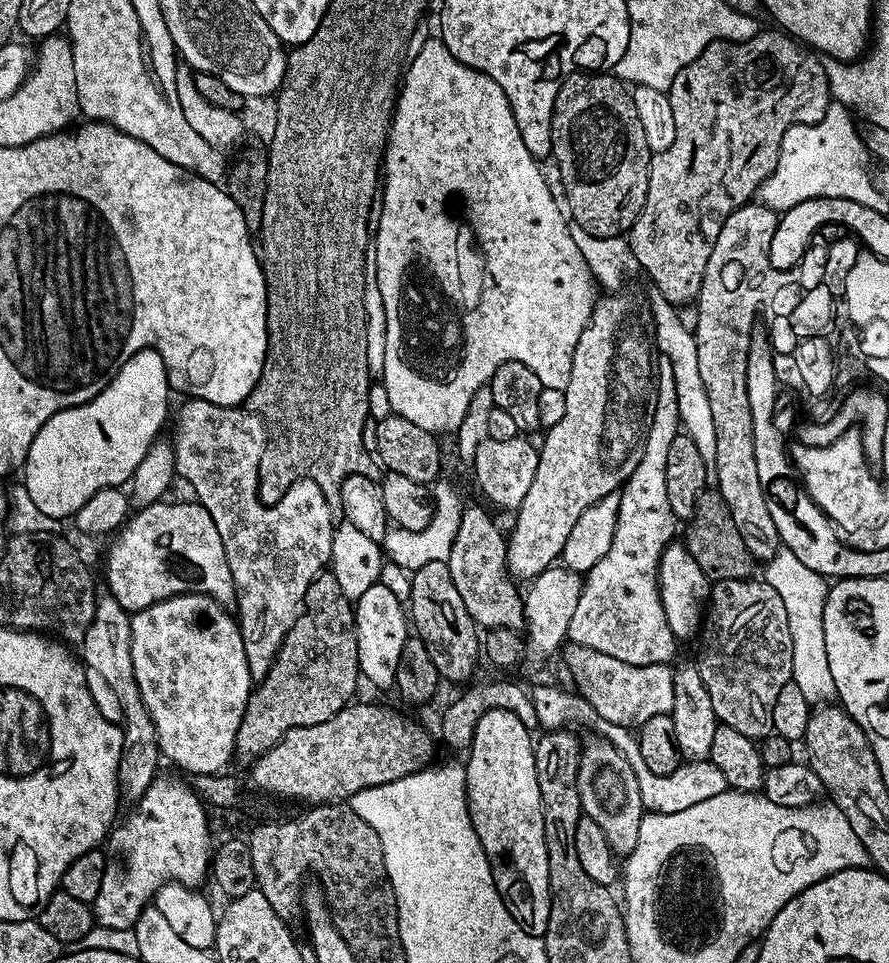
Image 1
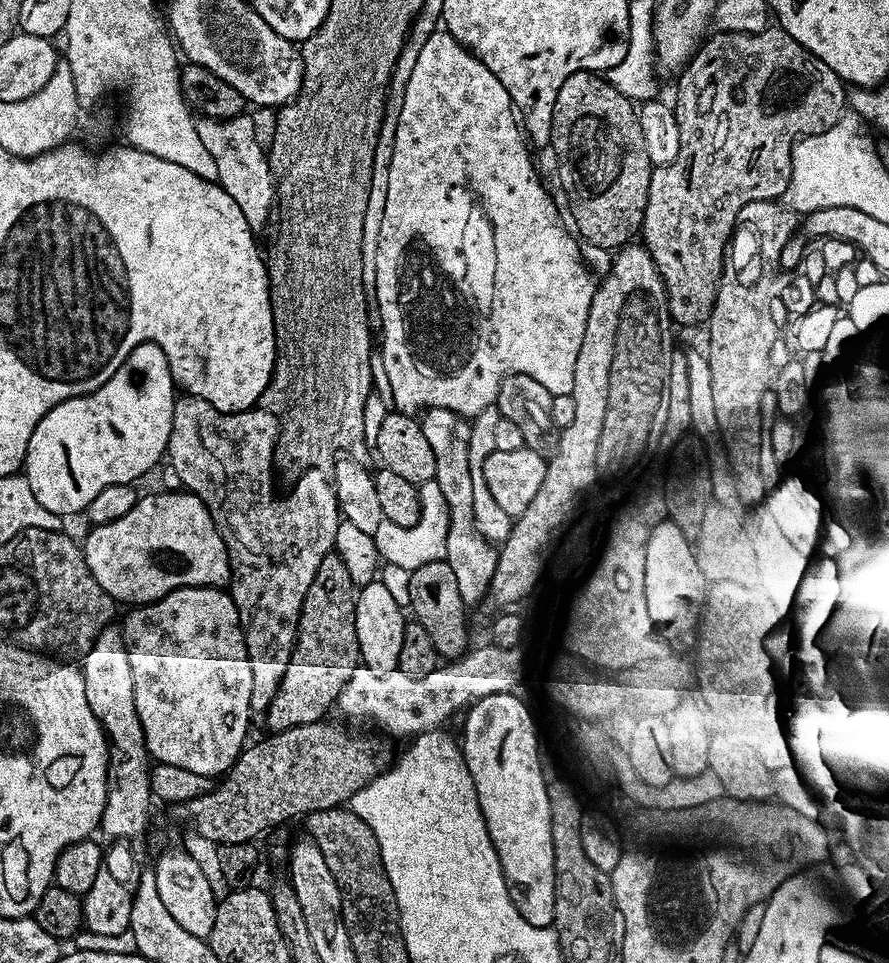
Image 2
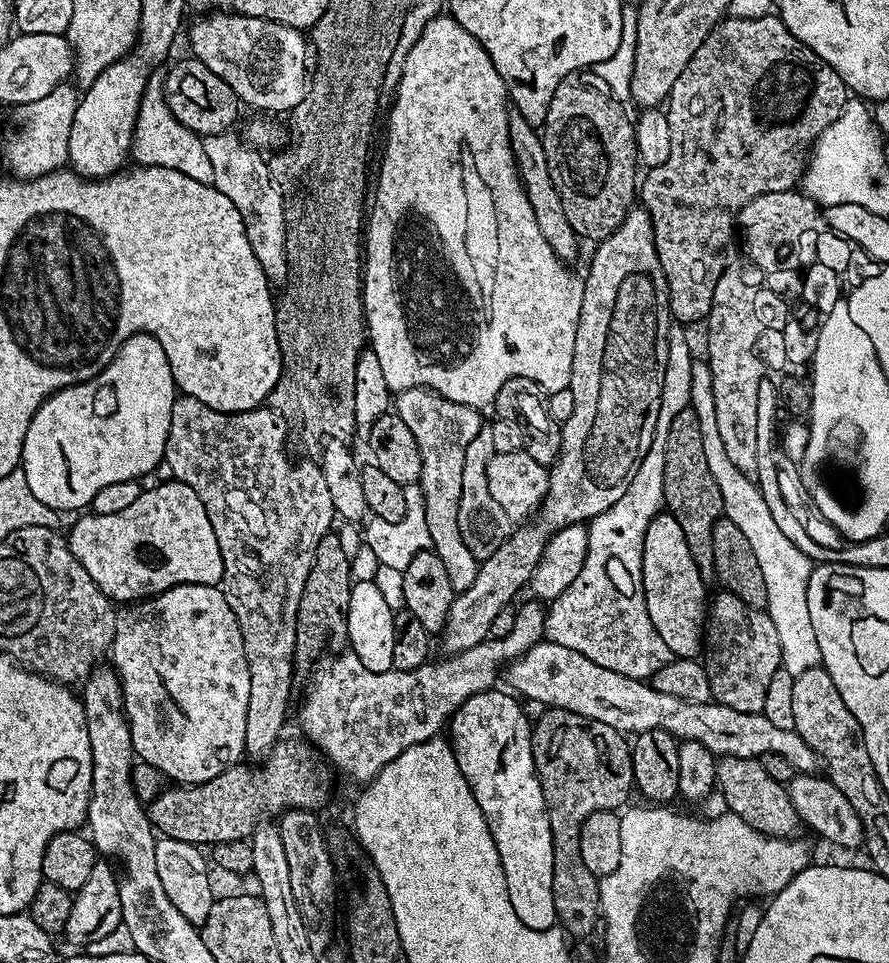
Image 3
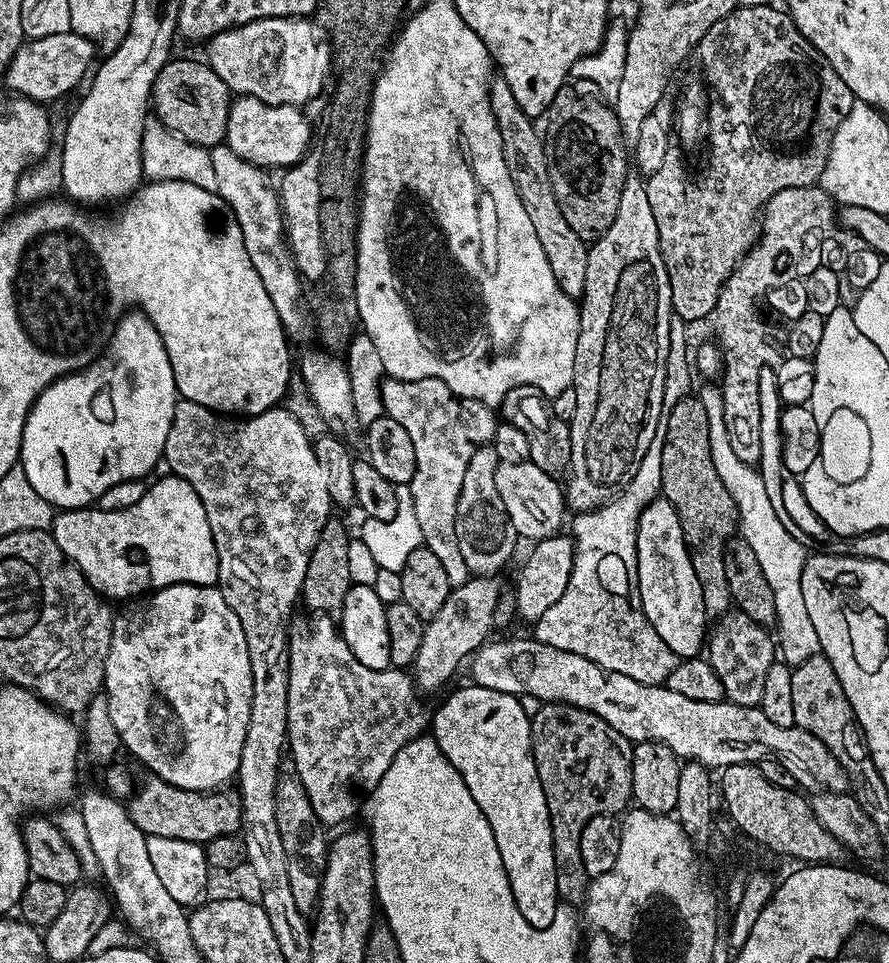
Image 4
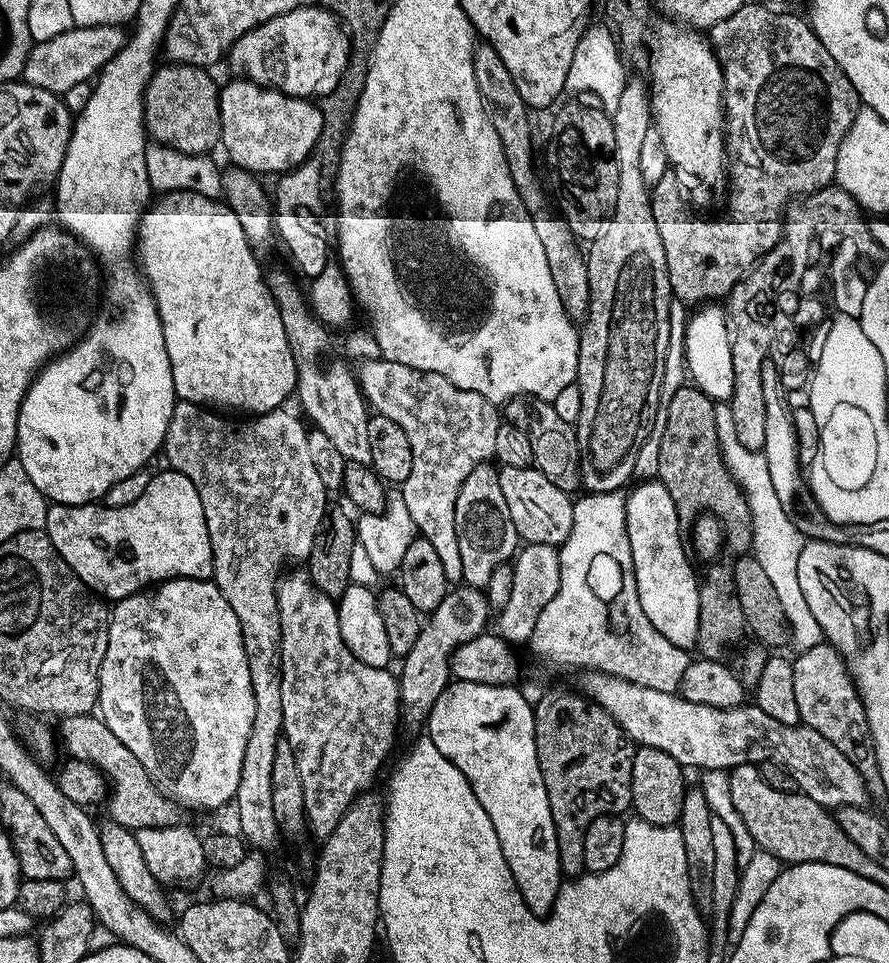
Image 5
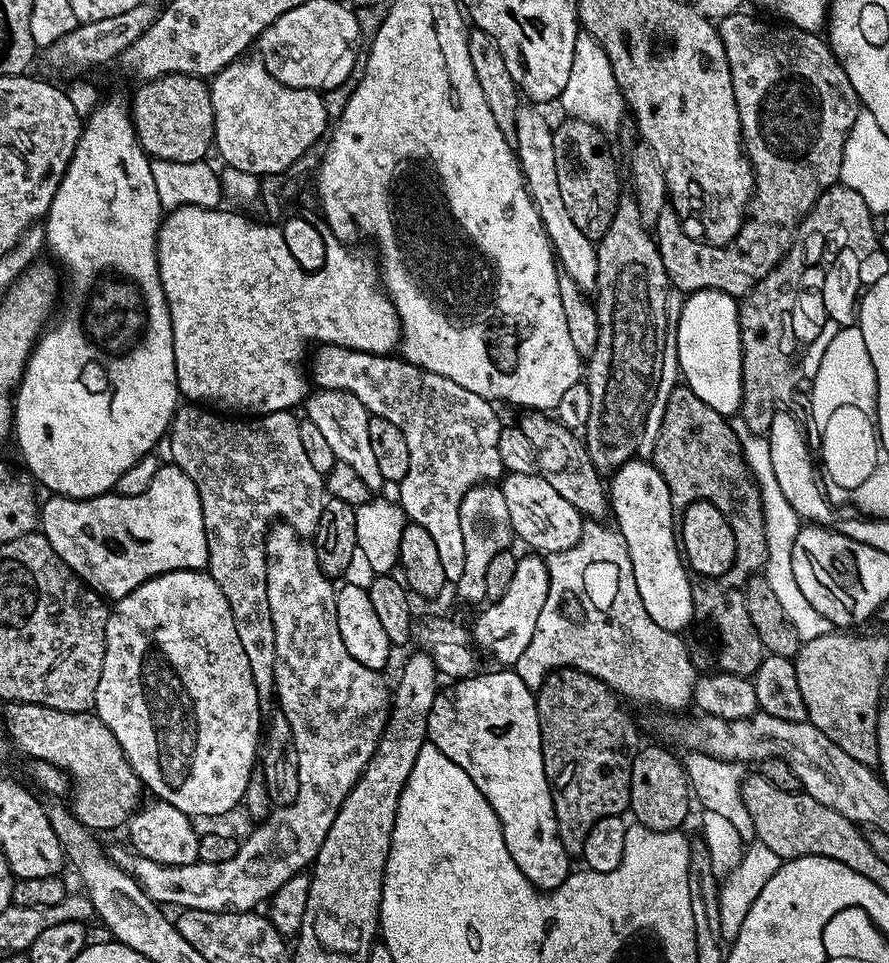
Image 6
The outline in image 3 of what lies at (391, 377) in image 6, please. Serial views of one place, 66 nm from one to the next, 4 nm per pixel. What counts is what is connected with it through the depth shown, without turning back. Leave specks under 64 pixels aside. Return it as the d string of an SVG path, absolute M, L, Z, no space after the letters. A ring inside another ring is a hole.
M411 388L395 393L394 412L402 418L402 422L406 422L406 426L410 426L410 434L414 434L418 450L422 450L422 474L418 483L420 493L424 496L424 517L432 538L431 551L442 558L442 566L446 566L453 593L463 592L470 582L474 582L481 566L481 561L476 559L462 540L458 526L462 465L466 458L466 446L474 442L481 430L481 409L471 408L462 402L450 402L450 398L429 388Z

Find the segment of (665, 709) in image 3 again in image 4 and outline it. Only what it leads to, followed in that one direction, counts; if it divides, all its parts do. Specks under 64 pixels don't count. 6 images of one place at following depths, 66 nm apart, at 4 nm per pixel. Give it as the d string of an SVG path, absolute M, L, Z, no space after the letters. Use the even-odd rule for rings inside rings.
M497 638L489 639L477 652L472 653L470 657L470 665L472 664L471 683L482 686L483 688L493 688L502 694L510 694L521 698L533 696L536 702L555 702L558 704L569 704L570 706L578 706L582 710L590 710L594 714L598 714L598 718L602 718L606 722L610 722L610 726L614 726L614 730L618 730L625 736L626 739L633 742L642 740L653 740L659 744L670 746L670 750L675 756L679 756L681 761L695 762L703 764L709 770L723 770L734 766L735 764L754 764L759 765L761 760L774 759L782 762L782 766L786 766L786 770L790 770L790 774L796 780L797 785L801 789L807 790L809 793L815 794L818 792L827 792L835 794L837 792L848 792L848 775L844 772L844 767L838 762L838 758L834 758L832 751L822 743L814 734L810 734L806 730L789 726L787 723L779 724L776 720L771 720L766 713L763 712L763 707L747 708L746 706L738 706L727 702L694 702L694 698L686 698L683 694L674 694L674 690L670 690L664 684L643 684L642 682L634 682L634 678L626 678L626 674L614 674L614 670L606 670L602 666L598 666L598 662L590 662L590 658L582 658L580 654L570 654L566 650L554 650L554 646L546 646L538 639L529 638L529 640L496 640Z

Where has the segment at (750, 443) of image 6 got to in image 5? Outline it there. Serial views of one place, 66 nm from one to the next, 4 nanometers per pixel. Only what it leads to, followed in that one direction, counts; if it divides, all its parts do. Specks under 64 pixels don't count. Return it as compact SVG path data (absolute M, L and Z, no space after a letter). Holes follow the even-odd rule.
M720 402L714 410L714 426L718 426L718 442L720 452L724 455L724 464L736 479L737 486L744 492L746 502L750 506L750 522L753 526L751 555L766 570L774 591L778 594L778 602L786 613L790 629L790 642L799 651L812 649L823 643L823 632L818 622L814 622L814 614L810 614L810 606L806 606L806 597L802 594L802 586L798 586L798 554L802 550L805 537L790 522L786 510L782 510L782 502L778 502L778 494L770 479L770 470L766 467L763 451L755 452L742 442L738 442L738 430L734 430L734 414L731 403Z

